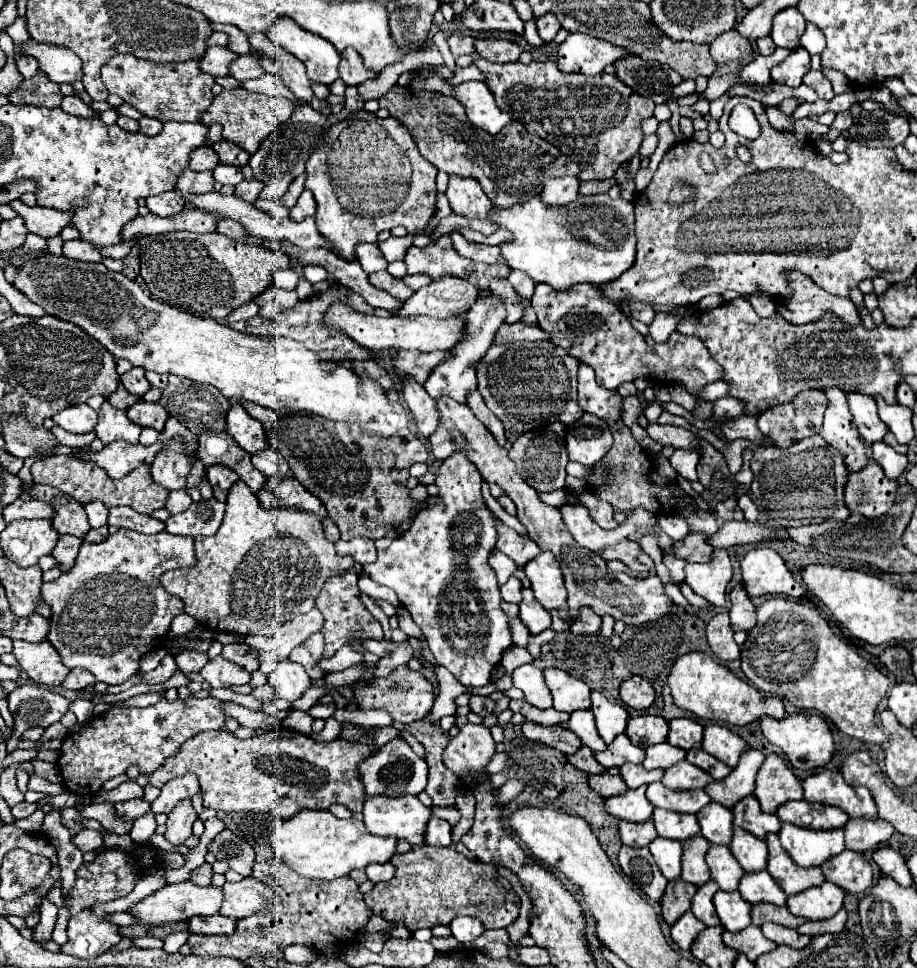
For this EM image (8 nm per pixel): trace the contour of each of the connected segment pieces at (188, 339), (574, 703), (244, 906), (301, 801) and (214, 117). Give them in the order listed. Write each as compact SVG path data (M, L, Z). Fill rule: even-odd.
M46 254L42 258L34 258L18 268L18 276L12 280L12 286L18 288L26 298L42 306L42 310L50 316L60 320L72 322L80 326L86 334L96 338L114 358L124 358L134 366L142 366L144 370L160 372L160 374L176 374L180 378L190 378L194 382L216 386L228 400L250 400L254 404L280 410L306 410L330 420L342 422L358 422L362 428L370 432L380 432L382 436L394 434L398 428L408 426L408 412L398 402L388 402L386 394L378 384L366 380L352 370L336 368L332 374L322 372L318 356L304 348L304 344L290 340L290 338L260 338L260 336L246 336L230 326L214 318L200 318L188 312L182 312L174 306L162 304L152 300L142 292L142 288L128 280L124 274L110 272L104 264L88 264L70 260L66 256L52 256Z
M546 668L544 680L550 688L556 710L576 712L590 708L590 688L582 680L572 678L558 668Z
M250 876L240 880L240 882L226 882L222 886L222 892L224 892L224 900L220 904L218 914L230 916L230 918L252 916L254 912L258 912L262 908L262 904L268 900L268 896L274 898L272 890L268 890L262 882L258 882L258 880L250 878ZM248 888L258 888L258 890L248 894Z
M286 728L268 730L262 736L240 740L232 736L228 730L216 732L200 732L186 744L182 744L182 752L166 760L162 768L150 774L150 784L162 788L166 780L174 776L182 776L182 772L194 772L200 780L200 788L204 794L204 806L222 812L238 812L238 810L252 810L252 812L268 812L274 818L288 820L296 812L310 808L310 810L328 810L332 804L342 804L352 812L362 812L366 794L362 794L362 782L358 780L358 762L370 756L370 748L360 742L350 742L344 738L336 738L332 742L316 742L310 734L298 734Z
M236 88L236 90L222 90L222 94L218 94L214 98L210 110L202 118L202 124L210 126L210 122L220 122L222 128L224 128L222 136L228 142L234 142L240 148L244 148L248 154L254 154L258 150L260 142L278 124L284 124L286 120L290 120L292 112L294 112L294 104L284 96L266 96L266 94L248 92L244 88Z

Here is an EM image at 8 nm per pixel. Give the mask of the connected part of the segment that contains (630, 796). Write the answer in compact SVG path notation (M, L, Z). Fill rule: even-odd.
M640 786L636 790L628 790L620 796L612 796L606 800L606 812L614 814L620 820L628 822L646 822L650 820L654 806L644 796L646 786Z

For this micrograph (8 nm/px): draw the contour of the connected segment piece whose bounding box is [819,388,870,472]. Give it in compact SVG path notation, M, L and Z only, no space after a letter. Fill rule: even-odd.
M830 388L826 396L830 396L830 408L826 410L819 435L840 452L848 472L860 472L870 462L870 456L866 454L866 446L854 426L846 394L838 392L838 388Z

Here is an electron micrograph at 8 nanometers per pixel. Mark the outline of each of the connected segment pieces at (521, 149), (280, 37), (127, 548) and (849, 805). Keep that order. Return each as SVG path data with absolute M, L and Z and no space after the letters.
M394 86L392 92L378 98L378 102L380 108L388 108L390 116L410 130L420 154L428 162L448 174L478 180L486 196L498 208L510 208L538 196L542 192L542 178L546 176L578 176L578 164L558 154L558 148L530 134L516 120L508 122L502 132L490 136L466 120L466 112L458 100L440 92Z
M280 16L280 20L268 28L268 40L304 62L310 80L330 86L338 78L338 50L328 40L300 28L292 18Z
M118 530L116 534L108 536L98 544L82 542L74 568L62 574L60 578L44 582L40 586L44 602L52 608L50 632L46 640L50 640L50 644L58 650L64 666L84 668L92 672L98 678L98 682L106 684L126 682L138 672L140 658L162 644L172 618L184 612L182 600L178 596L168 594L162 588L160 576L168 570L192 568L194 564L196 564L194 538L170 536L168 532L146 536L134 530Z
M822 770L814 776L808 776L804 782L804 800L820 802L842 808L850 818L868 818L876 820L876 804L864 786L850 786L844 782L838 770Z

